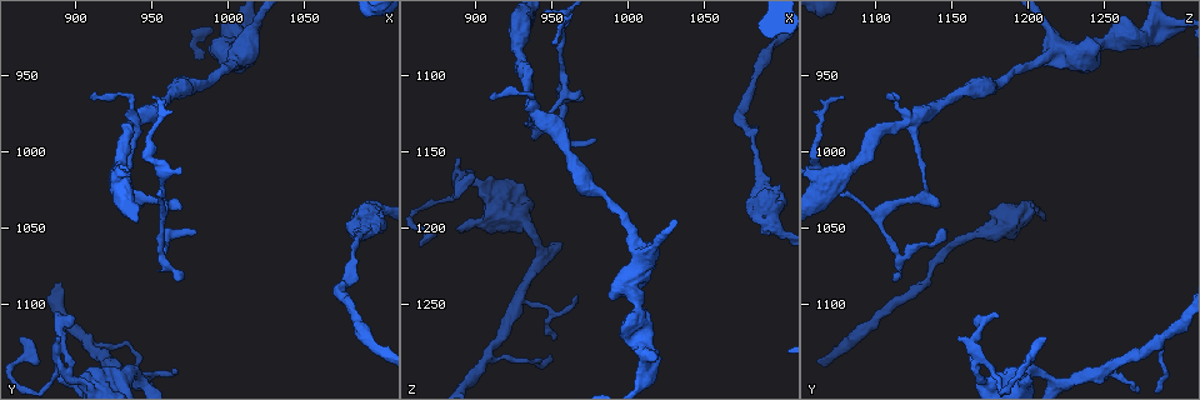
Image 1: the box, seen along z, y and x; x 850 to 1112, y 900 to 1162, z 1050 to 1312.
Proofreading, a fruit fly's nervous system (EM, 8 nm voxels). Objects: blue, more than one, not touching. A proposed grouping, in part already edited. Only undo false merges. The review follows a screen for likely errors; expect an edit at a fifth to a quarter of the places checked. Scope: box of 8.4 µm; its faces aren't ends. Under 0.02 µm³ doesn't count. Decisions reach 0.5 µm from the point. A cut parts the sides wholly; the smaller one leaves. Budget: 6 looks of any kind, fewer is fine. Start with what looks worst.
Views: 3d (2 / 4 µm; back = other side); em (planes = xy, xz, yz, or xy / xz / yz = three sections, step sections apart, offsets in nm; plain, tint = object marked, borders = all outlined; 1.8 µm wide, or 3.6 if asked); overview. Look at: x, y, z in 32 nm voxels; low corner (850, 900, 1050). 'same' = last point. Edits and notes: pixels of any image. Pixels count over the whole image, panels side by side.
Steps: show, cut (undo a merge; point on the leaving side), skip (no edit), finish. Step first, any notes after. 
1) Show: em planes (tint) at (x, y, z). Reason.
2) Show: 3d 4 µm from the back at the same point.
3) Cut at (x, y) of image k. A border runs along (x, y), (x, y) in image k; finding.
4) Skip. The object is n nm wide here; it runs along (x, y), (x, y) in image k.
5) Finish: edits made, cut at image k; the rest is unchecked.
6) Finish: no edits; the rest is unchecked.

Show: em planes (tint) at (890, 1142, 1166). Three-way junction.

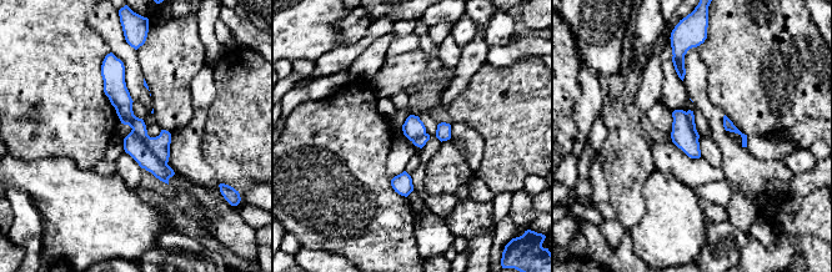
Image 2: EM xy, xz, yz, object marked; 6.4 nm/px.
Cut at (160, 145) of image 2. The object is 140 nm wide here; the part that leaves runs along (106, 66), (124, 111), (165, 157) in image 2; a second neuron is stuck on.

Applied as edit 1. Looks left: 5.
Show: em xy step 4 (tint) at (942, 980, 1124). Branch point.

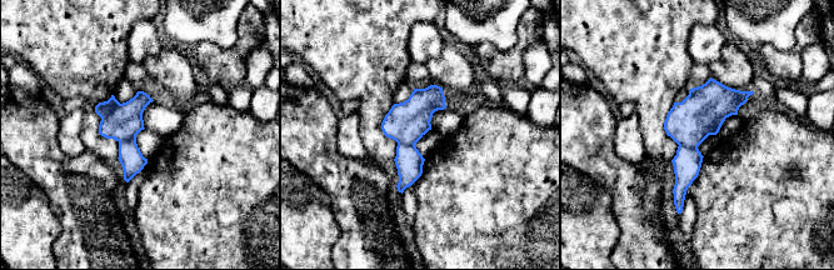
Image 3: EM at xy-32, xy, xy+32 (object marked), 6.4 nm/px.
Cut at (103, 109) of image 3. A border runs along (119, 103), (101, 120) in image 3; two neurons meet here.

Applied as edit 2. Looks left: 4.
Show: overview.

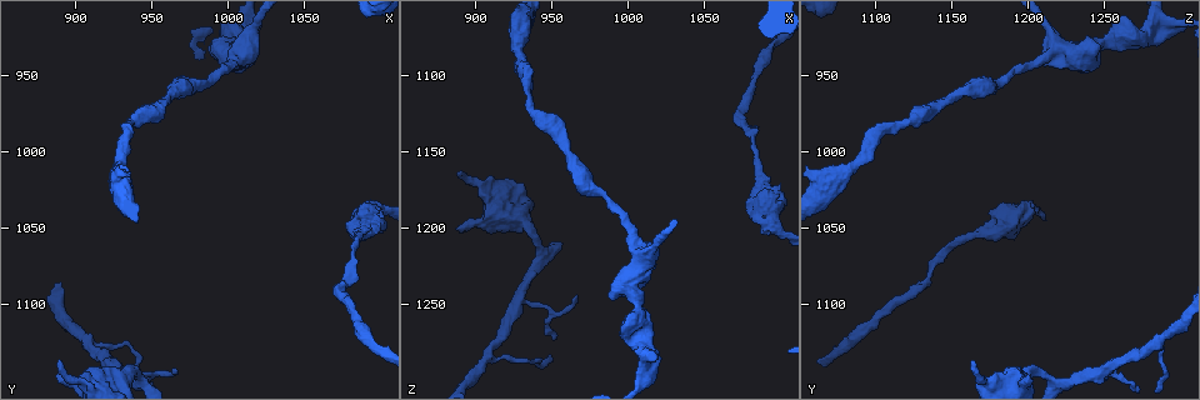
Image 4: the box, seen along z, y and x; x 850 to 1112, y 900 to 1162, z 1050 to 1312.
Show: em planes (tint) at (1092, 1038, 1198). Sudden change in width.

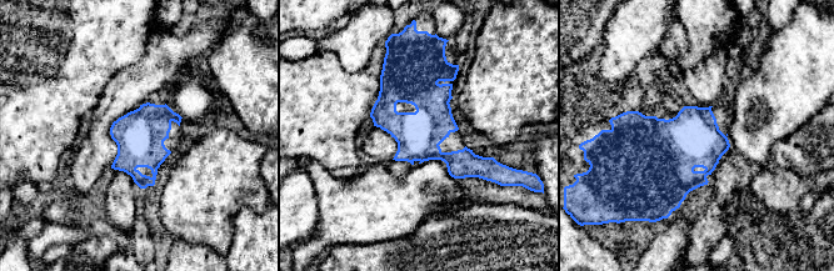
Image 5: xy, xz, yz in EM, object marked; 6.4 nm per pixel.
Skip. It runs along (413, 60), (430, 144), (482, 175) in image 5; all the same neuron.

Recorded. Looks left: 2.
Finish: edits made, cut at image 2, cut at image 3; the rest is unchecked.

